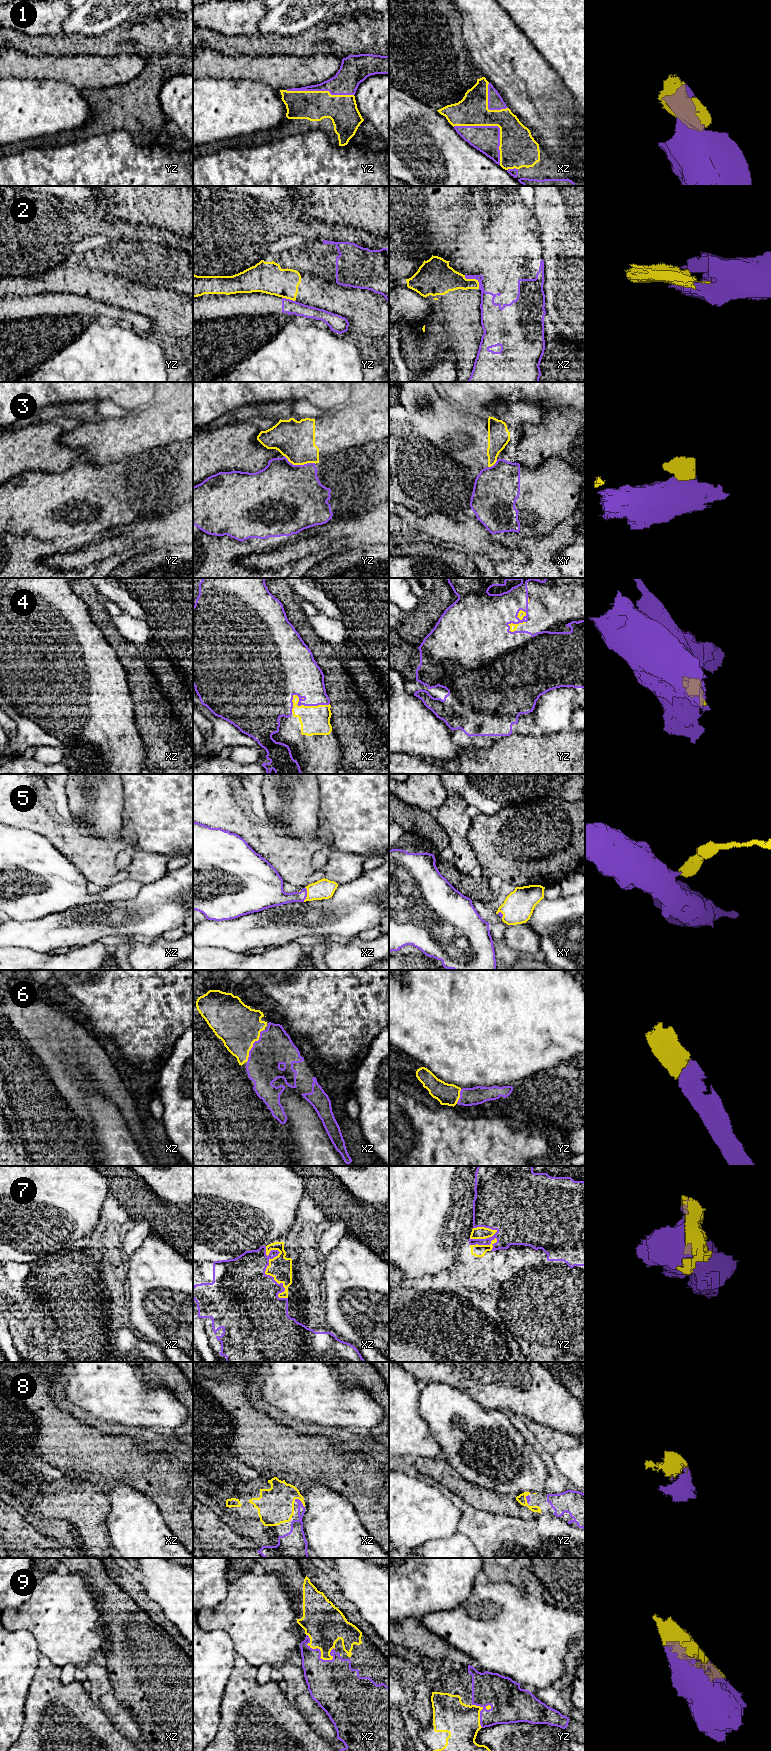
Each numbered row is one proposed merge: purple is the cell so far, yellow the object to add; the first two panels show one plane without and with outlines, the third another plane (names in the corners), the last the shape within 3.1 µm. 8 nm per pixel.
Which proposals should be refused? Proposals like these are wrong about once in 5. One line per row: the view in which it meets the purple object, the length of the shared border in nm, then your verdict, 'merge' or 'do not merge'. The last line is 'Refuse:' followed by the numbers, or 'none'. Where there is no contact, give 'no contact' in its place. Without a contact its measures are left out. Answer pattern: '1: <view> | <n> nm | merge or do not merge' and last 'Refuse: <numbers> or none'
1: xz | 500 nm | merge
2: xz | 170 nm | do not merge
3: yz | 260 nm | do not merge
4: xz | 320 nm | merge
5: xz | 120 nm | merge
6: xz | 300 nm | merge
7: xz | 460 nm | merge
8: xz | 110 nm | merge
9: xz | 300 nm | merge
Refuse: 2, 3

